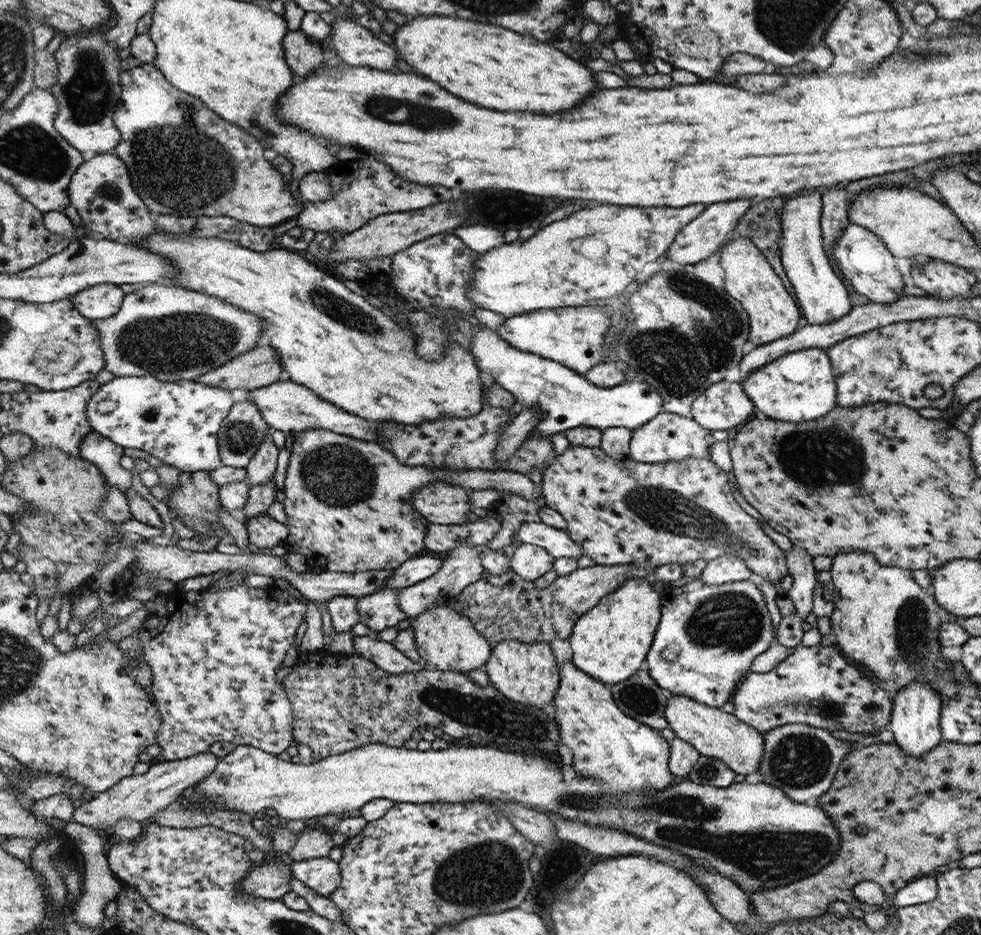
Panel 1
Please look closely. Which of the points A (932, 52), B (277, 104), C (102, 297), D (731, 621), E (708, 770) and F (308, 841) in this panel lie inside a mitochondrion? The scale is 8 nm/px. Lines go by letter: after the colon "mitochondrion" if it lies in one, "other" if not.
A: mitochondrion
B: other
C: other
D: mitochondrion
E: mitochondrion
F: other

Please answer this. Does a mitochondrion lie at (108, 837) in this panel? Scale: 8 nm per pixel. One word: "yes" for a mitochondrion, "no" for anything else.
no

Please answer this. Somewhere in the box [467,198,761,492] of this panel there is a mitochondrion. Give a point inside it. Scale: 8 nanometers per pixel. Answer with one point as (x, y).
(679, 359)

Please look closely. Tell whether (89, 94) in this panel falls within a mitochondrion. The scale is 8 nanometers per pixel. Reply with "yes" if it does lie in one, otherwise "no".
yes

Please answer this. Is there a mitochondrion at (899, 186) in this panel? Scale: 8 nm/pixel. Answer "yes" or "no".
no

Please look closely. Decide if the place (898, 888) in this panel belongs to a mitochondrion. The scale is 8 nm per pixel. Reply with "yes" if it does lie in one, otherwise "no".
no

